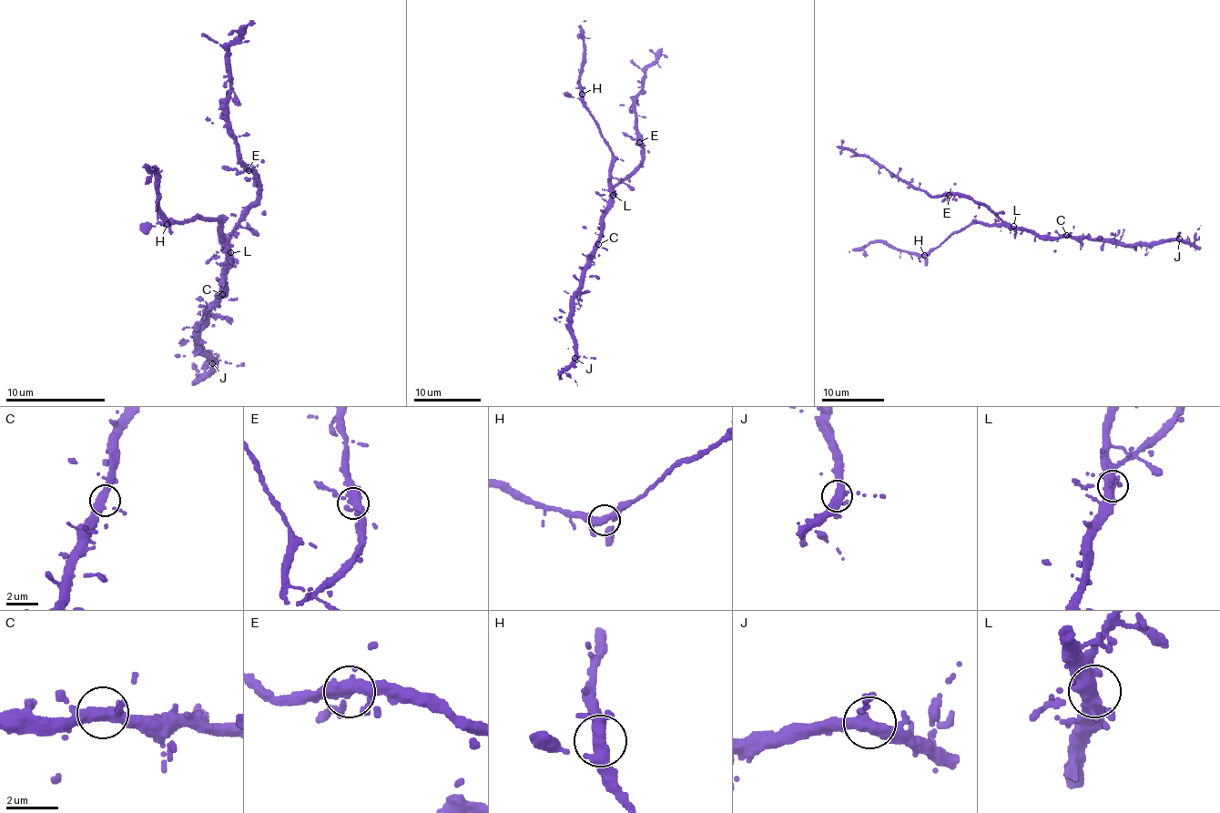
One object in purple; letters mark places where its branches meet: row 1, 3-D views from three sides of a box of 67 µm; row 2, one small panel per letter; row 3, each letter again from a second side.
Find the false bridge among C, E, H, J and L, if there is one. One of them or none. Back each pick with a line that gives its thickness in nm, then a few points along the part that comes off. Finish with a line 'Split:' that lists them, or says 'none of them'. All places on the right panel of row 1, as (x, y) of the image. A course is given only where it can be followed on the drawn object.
Split: none of them

